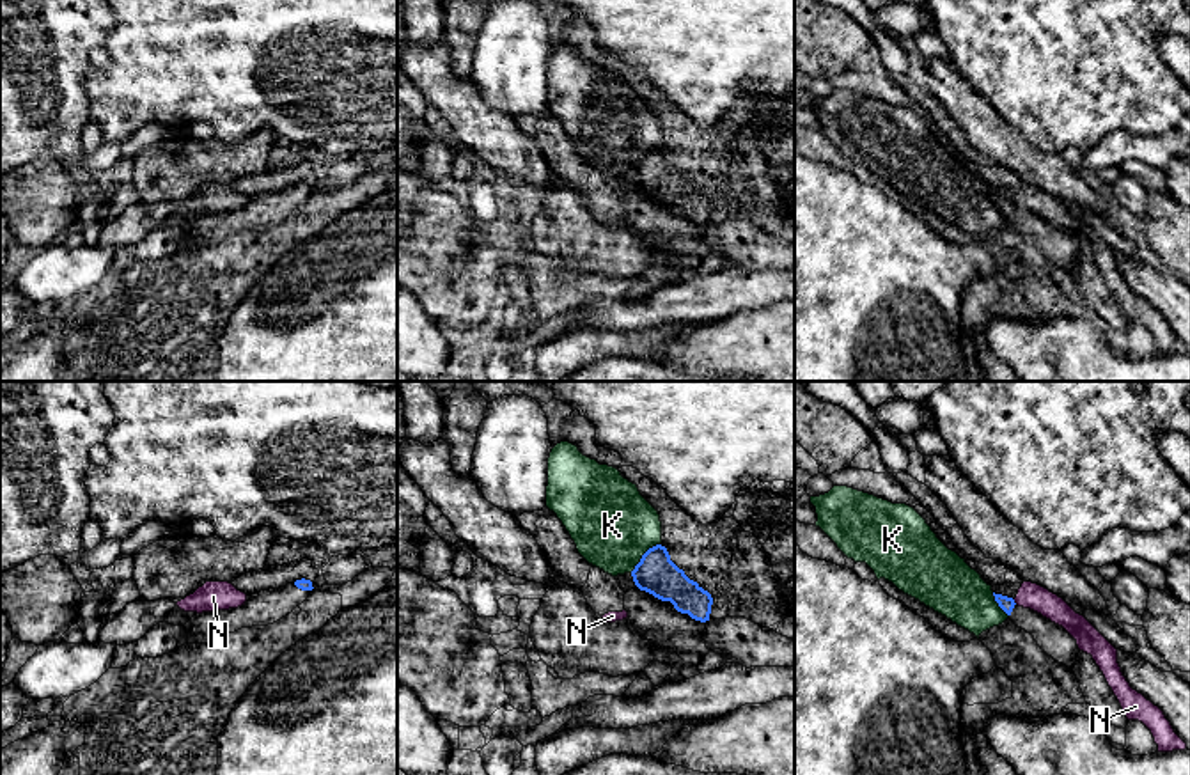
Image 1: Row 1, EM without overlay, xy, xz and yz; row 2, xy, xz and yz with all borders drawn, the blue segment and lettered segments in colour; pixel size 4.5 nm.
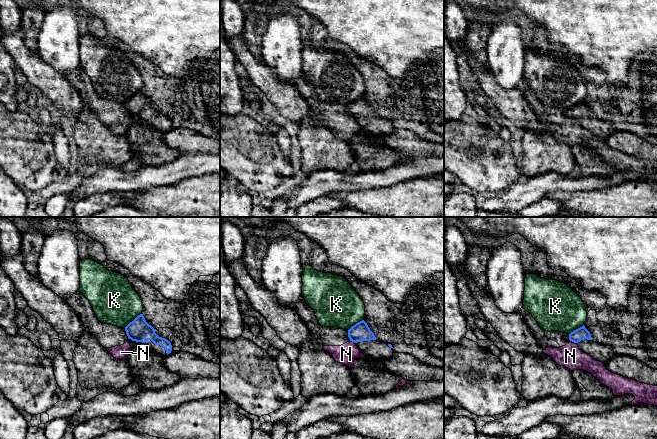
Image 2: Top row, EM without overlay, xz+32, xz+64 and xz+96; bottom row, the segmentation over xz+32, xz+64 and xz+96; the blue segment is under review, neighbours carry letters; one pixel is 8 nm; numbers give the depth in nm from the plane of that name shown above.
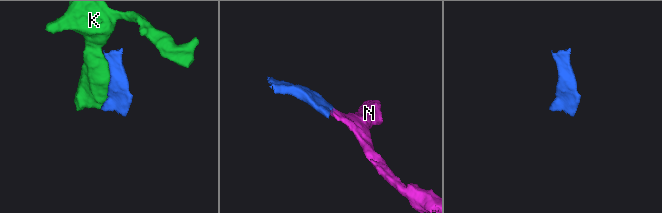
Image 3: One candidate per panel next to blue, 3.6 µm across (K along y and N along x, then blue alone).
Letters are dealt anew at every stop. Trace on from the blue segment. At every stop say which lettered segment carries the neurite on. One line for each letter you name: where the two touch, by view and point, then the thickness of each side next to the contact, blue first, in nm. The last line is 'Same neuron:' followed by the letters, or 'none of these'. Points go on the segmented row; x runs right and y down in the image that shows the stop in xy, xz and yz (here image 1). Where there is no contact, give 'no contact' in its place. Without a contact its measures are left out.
Same neuron: none of these

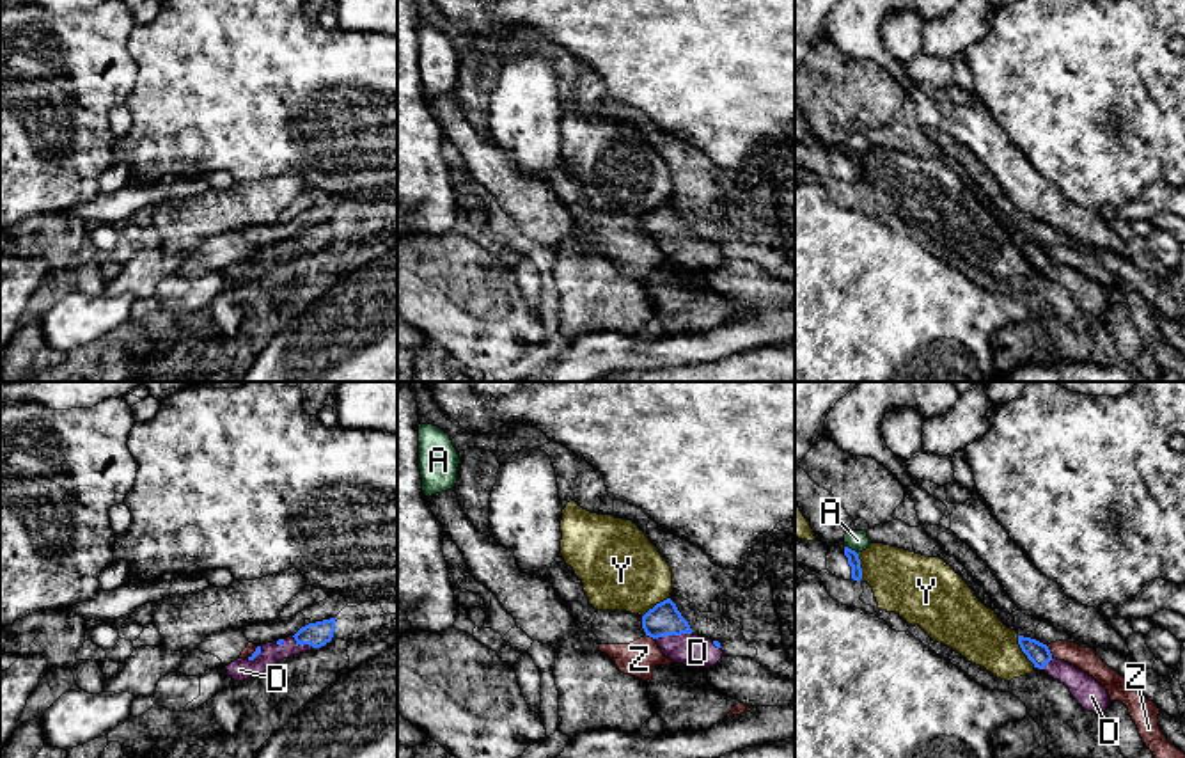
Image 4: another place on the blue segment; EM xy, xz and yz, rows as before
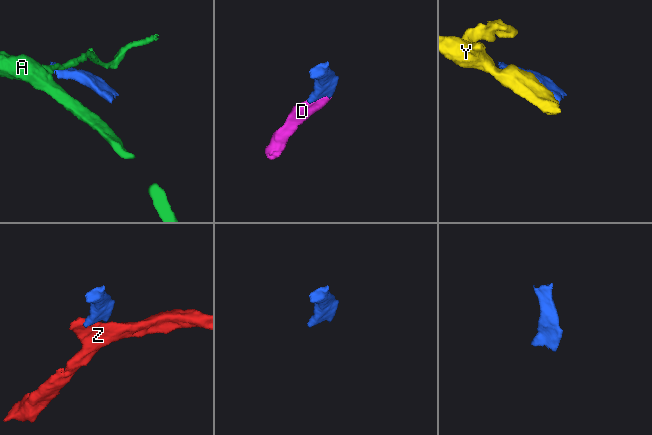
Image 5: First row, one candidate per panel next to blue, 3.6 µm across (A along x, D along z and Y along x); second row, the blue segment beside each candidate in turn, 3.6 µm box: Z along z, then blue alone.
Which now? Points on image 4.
D: xz (673, 634) | 150/140 nm
Same neuron: D

